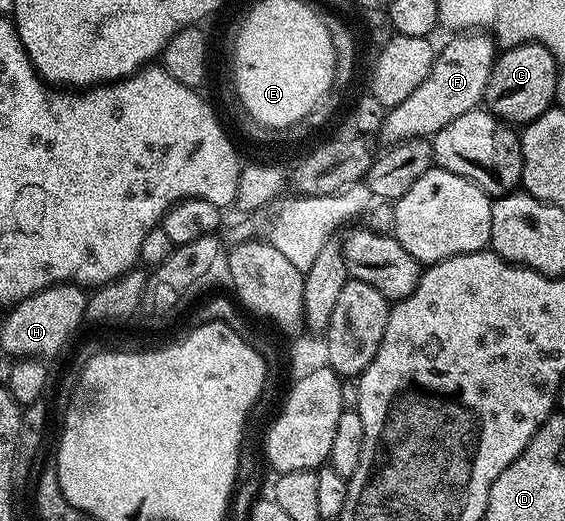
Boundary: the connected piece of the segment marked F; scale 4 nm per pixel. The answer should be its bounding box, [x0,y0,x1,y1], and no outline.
[379,31,499,143]

